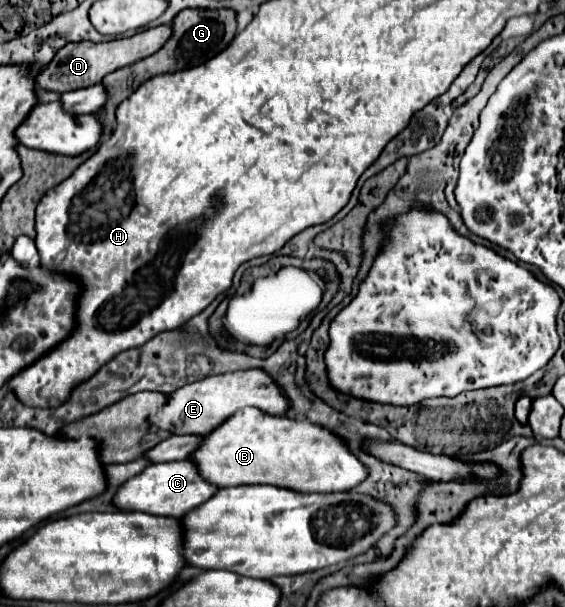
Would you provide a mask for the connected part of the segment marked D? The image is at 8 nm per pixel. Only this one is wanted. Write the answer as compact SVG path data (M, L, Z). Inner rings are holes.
M162 25L162 27L140 31L132 37L122 37L122 39L114 39L106 43L92 43L92 41L68 43L60 51L56 51L56 57L46 67L40 69L40 73L36 75L36 87L44 91L64 93L64 91L96 85L102 81L104 75L116 69L122 69L124 65L134 65L136 61L142 61L144 57L150 57L152 53L156 53L168 41L170 35L172 35L172 29Z

